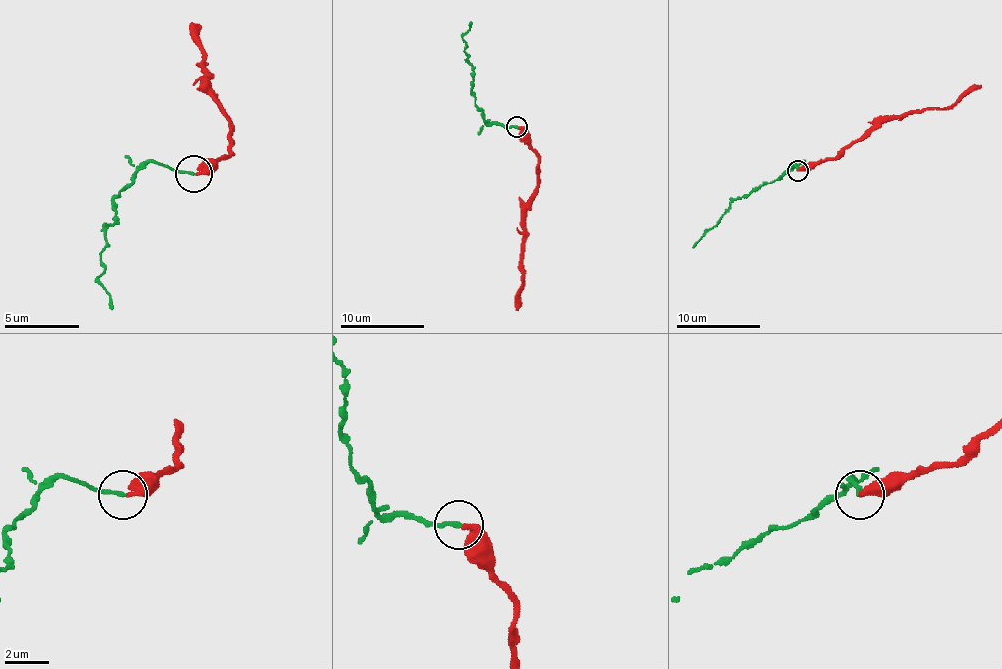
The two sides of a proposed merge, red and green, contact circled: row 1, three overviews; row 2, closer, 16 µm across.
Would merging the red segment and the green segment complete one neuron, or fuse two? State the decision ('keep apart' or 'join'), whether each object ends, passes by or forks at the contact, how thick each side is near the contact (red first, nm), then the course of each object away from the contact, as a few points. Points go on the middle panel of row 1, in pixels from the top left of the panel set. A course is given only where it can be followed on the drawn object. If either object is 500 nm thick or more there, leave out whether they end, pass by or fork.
join; red ends there; green ends there; 280 nm thick on the red side, 200 nm on the other; red runs (518, 127), (525, 142), (537, 157), (537, 194), (525, 211), (523, 281), (516, 310); green runs (516, 127), (489, 123), (474, 102), (472, 68), (462, 37), (472, 22)

